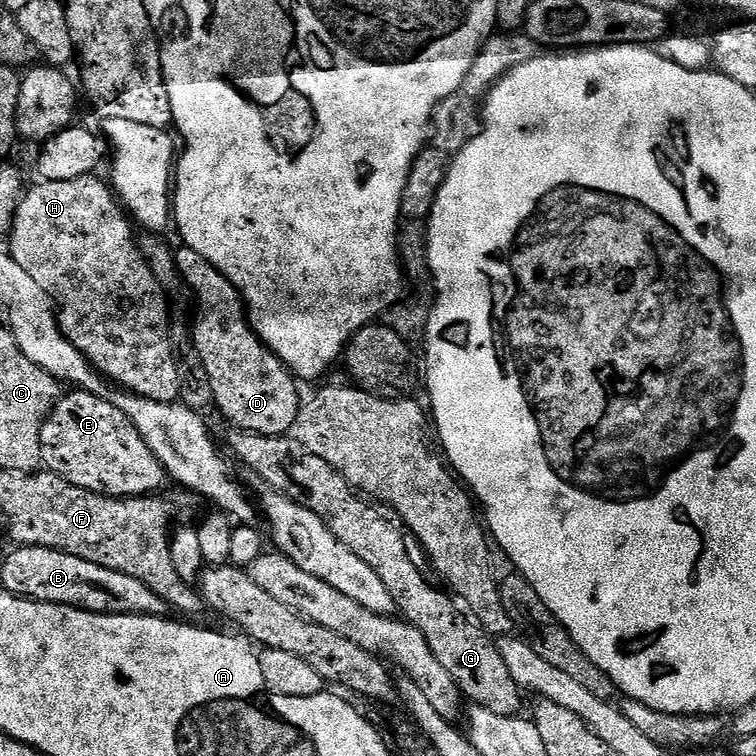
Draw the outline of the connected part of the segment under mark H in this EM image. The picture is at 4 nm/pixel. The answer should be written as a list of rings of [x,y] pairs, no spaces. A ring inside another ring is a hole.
[[[99,175],[83,176],[82,178],[74,178],[73,180],[45,180],[41,179],[40,184],[36,184],[25,191],[24,197],[20,200],[20,205],[16,211],[16,217],[12,223],[12,231],[10,233],[10,241],[12,240],[12,248],[10,254],[14,258],[14,262],[18,262],[23,270],[33,278],[42,290],[51,297],[52,301],[58,307],[58,323],[60,328],[71,344],[84,355],[89,362],[94,364],[100,372],[104,374],[112,382],[124,391],[142,398],[153,399],[158,403],[174,403],[180,399],[180,378],[178,376],[178,366],[175,365],[174,350],[171,348],[171,327],[168,322],[168,300],[164,297],[164,288],[161,277],[153,272],[152,267],[148,265],[142,253],[140,253],[140,245],[137,237],[132,237],[132,228],[134,224],[126,215],[125,209],[122,207],[115,191],[107,183],[104,184],[99,180]]]

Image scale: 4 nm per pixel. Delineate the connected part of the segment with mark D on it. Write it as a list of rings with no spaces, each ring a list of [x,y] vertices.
[[[181,247],[176,266],[181,273],[184,271],[185,282],[192,287],[194,304],[204,304],[208,316],[212,316],[212,320],[194,320],[191,334],[213,386],[215,411],[220,411],[233,429],[242,432],[259,436],[289,435],[302,407],[301,385],[261,340],[257,344],[244,344],[244,336],[248,336],[244,327],[249,323],[246,308],[236,308],[240,293],[228,288],[222,290],[221,273],[194,250]]]

